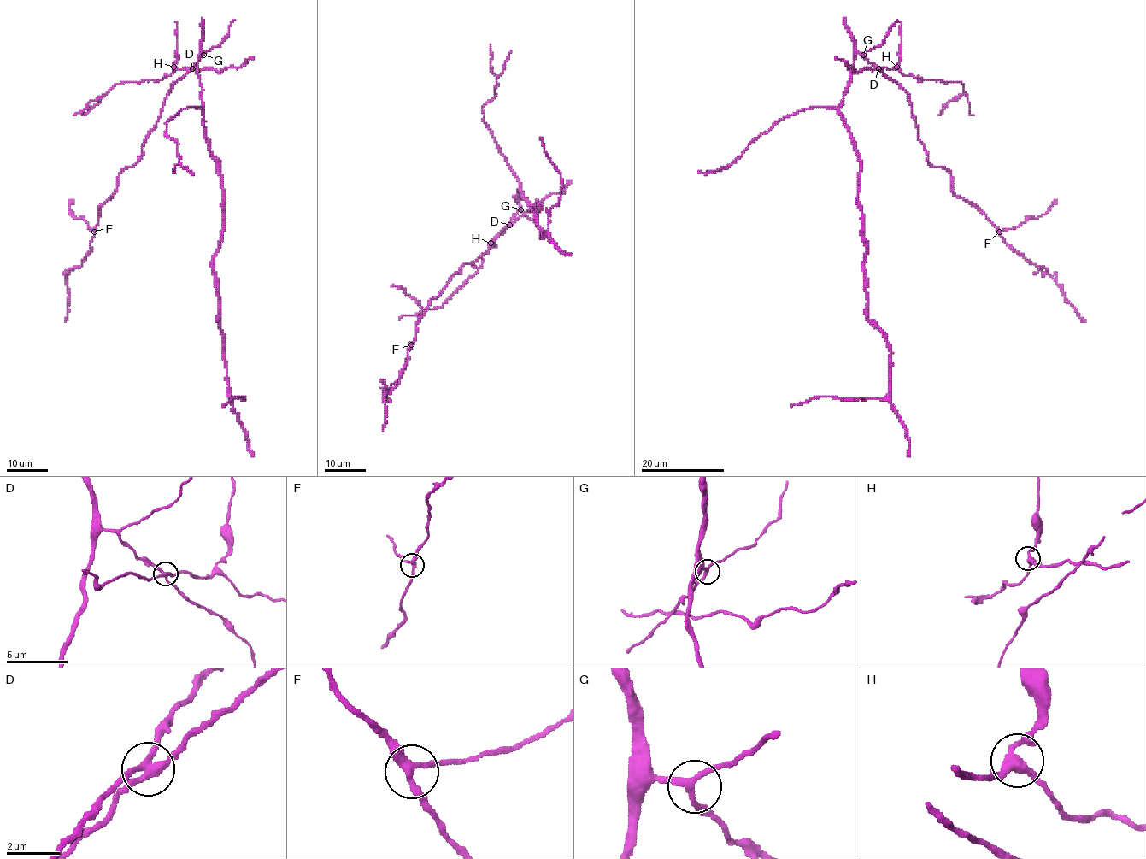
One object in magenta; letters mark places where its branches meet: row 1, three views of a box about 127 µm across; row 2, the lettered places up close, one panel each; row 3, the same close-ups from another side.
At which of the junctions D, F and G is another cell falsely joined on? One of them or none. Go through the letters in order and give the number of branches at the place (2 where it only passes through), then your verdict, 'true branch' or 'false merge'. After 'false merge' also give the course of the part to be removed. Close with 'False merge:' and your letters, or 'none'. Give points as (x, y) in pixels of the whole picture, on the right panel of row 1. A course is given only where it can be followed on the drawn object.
D: branches 4; false merge; course (878, 67), (896, 69), (905, 75), (925, 79), (961, 83), (964, 92), (951, 100), (940, 114)
F: branches 3; true branch
G: branches 3; true branch
False merge: D

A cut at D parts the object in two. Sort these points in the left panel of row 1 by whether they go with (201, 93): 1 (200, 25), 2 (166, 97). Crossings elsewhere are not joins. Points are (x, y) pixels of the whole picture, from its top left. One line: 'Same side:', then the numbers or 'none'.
Same side: 1, 2

